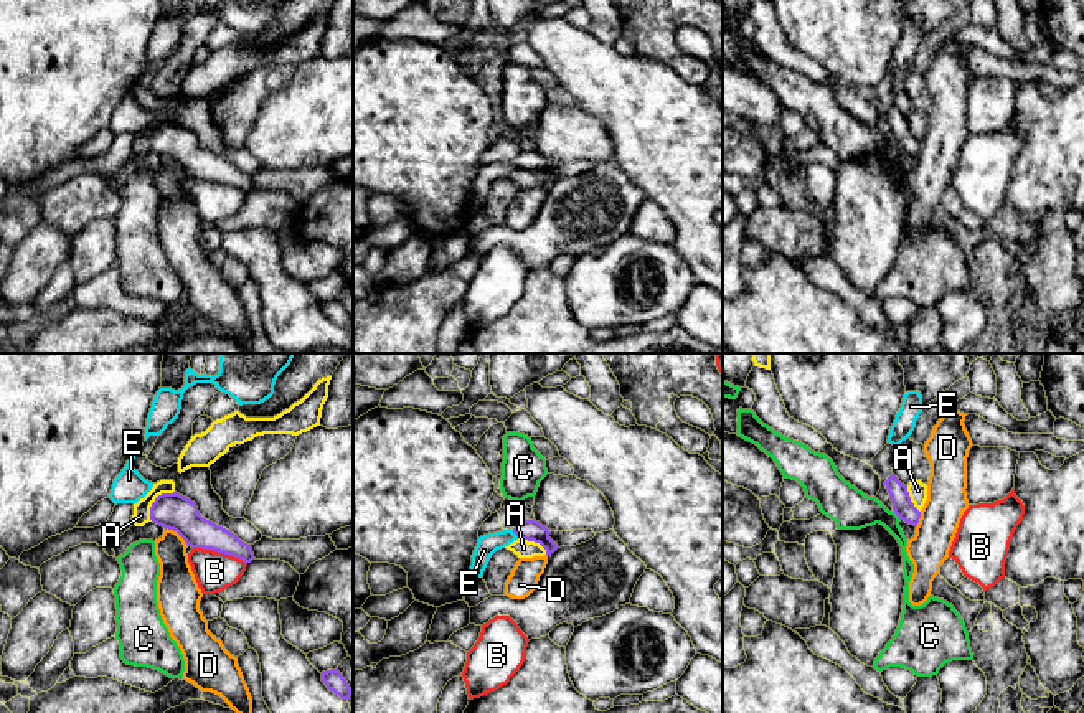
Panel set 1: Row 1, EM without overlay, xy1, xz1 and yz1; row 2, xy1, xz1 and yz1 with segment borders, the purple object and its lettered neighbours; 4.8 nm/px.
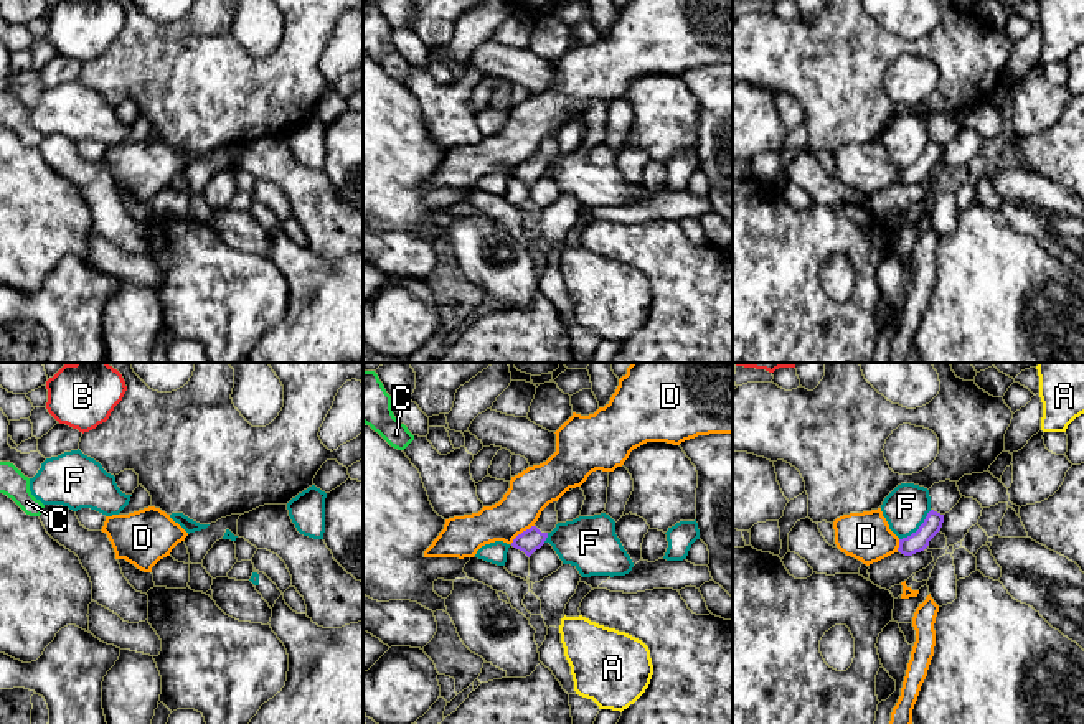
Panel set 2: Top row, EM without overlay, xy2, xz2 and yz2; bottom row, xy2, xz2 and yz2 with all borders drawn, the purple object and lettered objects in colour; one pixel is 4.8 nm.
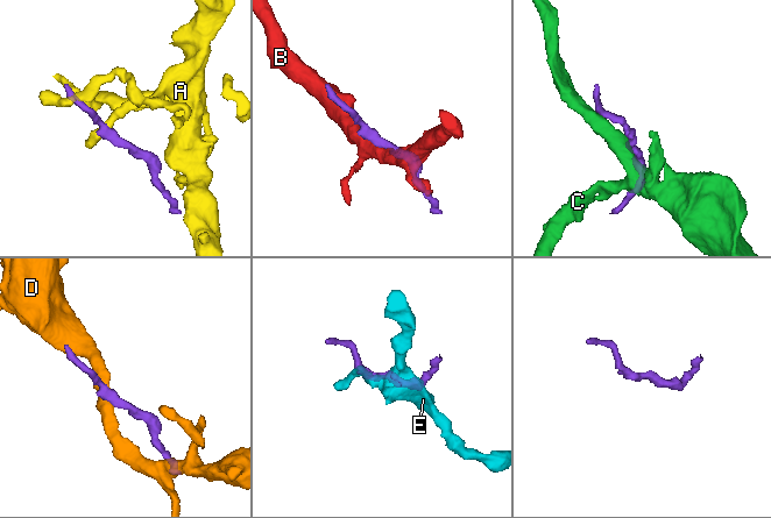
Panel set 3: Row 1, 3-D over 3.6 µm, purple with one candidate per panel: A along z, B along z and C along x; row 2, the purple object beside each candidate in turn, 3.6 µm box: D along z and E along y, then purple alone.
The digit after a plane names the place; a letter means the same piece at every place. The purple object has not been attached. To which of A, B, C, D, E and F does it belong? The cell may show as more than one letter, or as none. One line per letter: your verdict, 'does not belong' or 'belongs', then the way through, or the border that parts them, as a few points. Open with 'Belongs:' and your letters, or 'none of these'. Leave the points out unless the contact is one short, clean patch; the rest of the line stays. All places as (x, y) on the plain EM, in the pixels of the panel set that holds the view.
Belongs: none of these
A: does not belong | along xy1 (174, 121), (162, 122), (155, 129), (150, 137), (150, 151)
B: does not belong | along xy1 (193, 177), (223, 182), (246, 193)
C: does not belong | along yz1 (893, 142), (900, 151)
D: does not belong
E: does not belong | along xz1 (512, 160), (518, 167)
F: does not belong | along yz2 (931, 141), (914, 162), (900, 170)

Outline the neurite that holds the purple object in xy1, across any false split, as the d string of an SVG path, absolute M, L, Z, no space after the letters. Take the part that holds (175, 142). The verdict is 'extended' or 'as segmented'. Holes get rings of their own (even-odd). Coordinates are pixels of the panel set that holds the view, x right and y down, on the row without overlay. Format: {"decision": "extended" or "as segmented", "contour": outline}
{"decision": "as segmented", "contour": "M173 122L162 124L150 137L150 150L165 160L177 162L188 177L213 180L251 193L251 175L241 172L229 160L203 149L190 129Z"}

